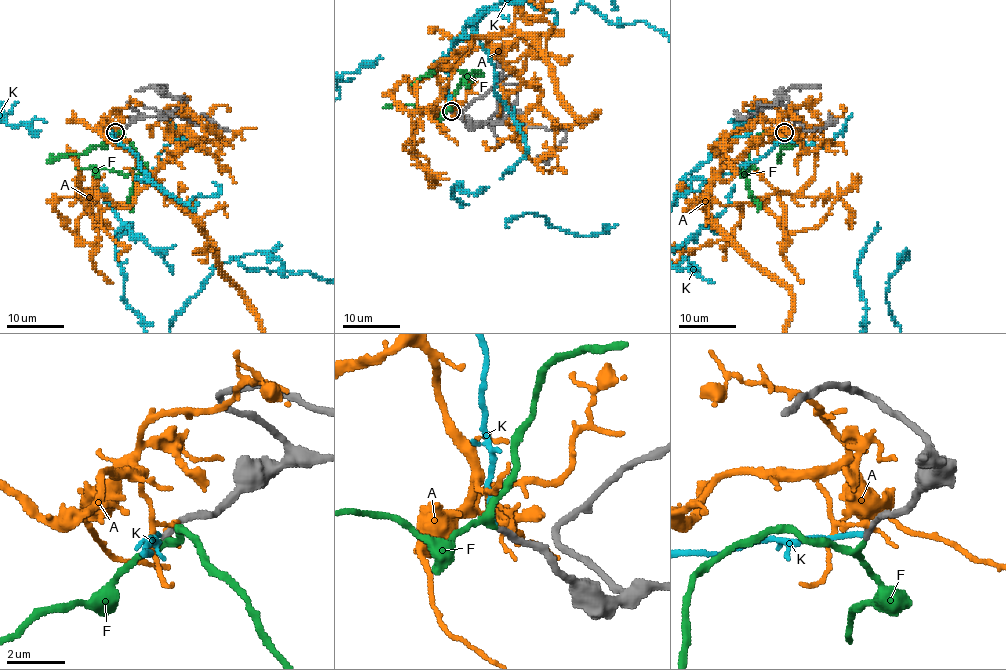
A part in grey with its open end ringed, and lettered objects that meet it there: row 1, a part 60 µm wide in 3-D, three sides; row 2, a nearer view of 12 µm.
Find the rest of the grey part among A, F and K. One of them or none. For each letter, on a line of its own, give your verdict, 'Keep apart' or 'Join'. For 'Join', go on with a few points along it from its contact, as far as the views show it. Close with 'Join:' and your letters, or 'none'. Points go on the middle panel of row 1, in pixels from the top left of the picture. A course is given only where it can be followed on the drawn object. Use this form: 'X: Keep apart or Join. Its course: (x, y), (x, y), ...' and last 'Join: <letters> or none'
A: Keep apart
F: Join. Its course: (451, 111), (458, 83), (465, 76), (476, 76), (476, 72), (440, 68), (420, 76), (412, 85)
K: Keep apart
Join: F

